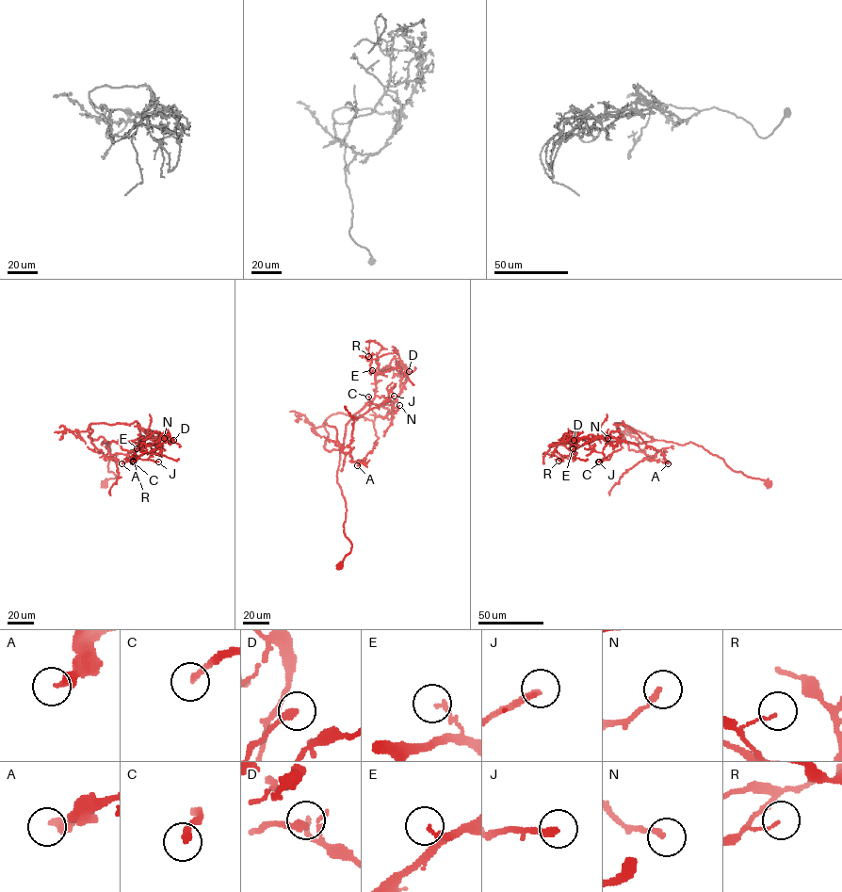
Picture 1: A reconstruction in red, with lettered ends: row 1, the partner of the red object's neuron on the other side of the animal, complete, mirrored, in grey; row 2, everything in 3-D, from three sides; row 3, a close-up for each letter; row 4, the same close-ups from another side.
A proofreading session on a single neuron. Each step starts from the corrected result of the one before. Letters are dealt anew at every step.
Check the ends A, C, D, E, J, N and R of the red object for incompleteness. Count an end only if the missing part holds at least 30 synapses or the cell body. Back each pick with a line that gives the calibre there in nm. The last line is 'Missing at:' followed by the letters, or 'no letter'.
C: 240 nm thick
J: 240 nm thick
Missing at: C, J

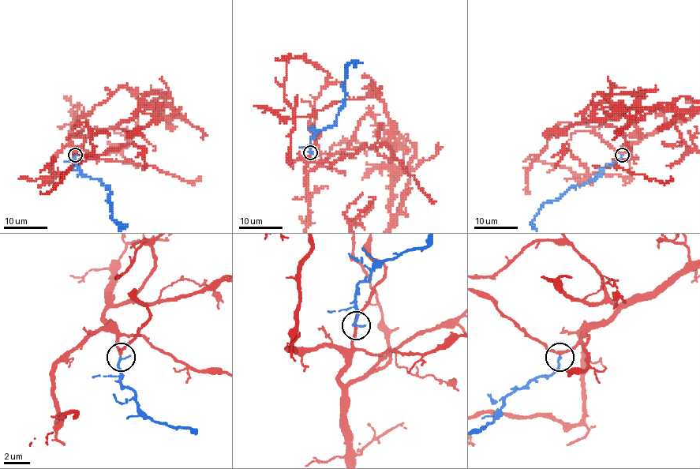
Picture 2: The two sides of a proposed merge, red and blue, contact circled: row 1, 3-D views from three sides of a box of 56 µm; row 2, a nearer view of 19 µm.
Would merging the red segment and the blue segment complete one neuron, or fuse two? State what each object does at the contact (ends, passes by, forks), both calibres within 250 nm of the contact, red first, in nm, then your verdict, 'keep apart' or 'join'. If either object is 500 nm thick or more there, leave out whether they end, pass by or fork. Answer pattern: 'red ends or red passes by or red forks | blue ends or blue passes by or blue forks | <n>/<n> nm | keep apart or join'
red passes by | blue ends | 200/180 nm | join

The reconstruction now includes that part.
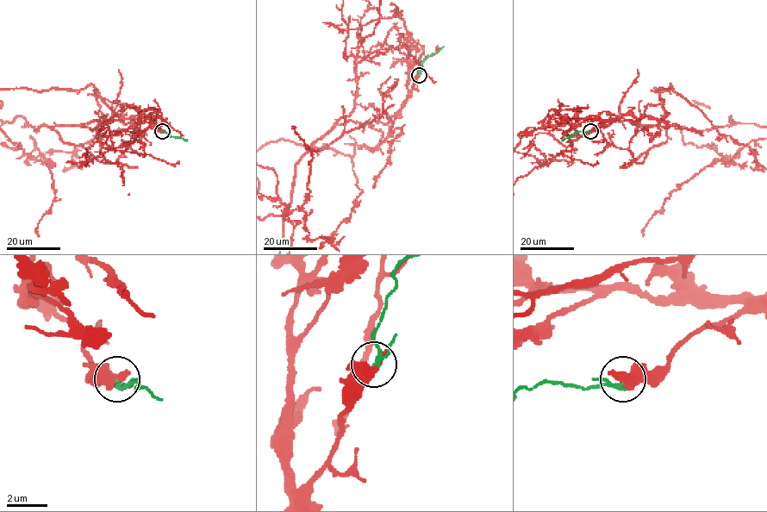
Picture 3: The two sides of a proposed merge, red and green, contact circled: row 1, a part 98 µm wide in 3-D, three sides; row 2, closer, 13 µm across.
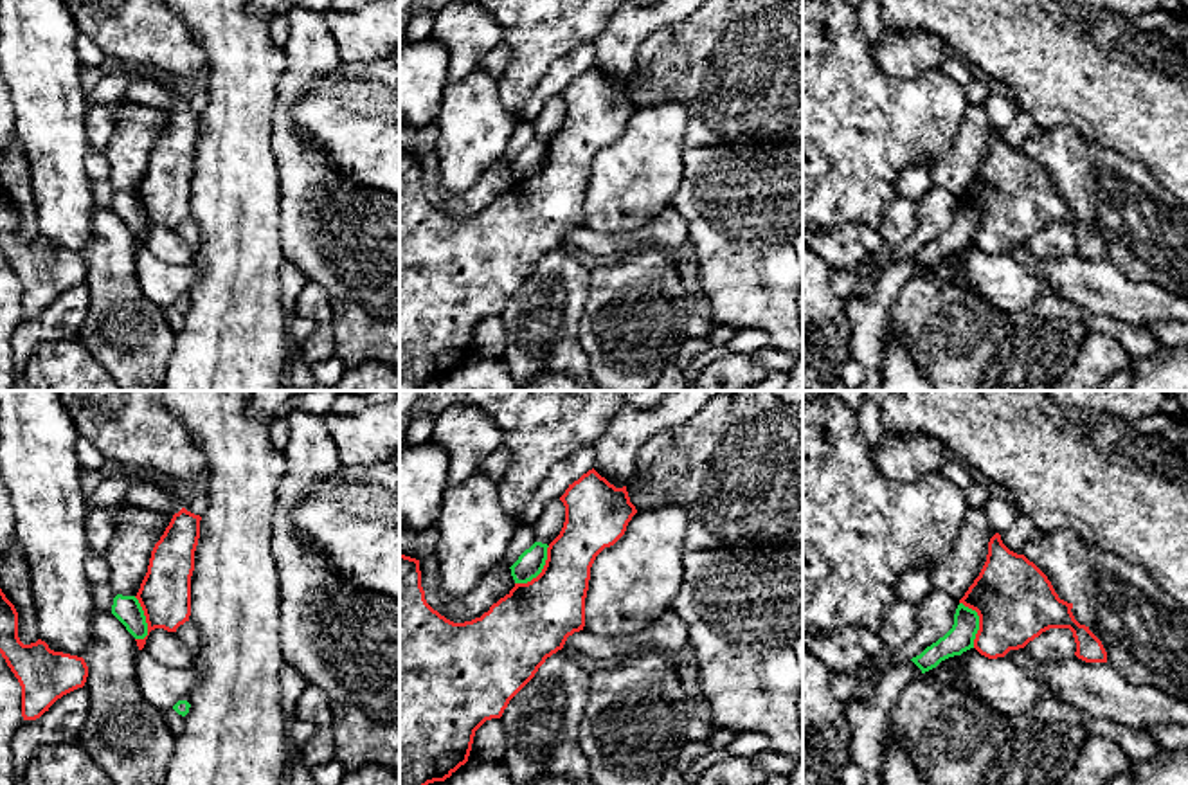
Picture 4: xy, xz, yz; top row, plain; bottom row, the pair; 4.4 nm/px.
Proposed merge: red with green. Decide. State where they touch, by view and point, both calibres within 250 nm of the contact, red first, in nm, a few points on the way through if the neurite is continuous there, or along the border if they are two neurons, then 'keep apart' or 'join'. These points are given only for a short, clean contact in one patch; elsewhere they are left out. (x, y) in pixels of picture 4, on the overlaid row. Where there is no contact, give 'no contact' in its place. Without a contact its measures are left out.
xz (542, 571) | 340/120 nm | along xz (549, 546), (544, 568), (530, 580), (515, 584) | keep apart

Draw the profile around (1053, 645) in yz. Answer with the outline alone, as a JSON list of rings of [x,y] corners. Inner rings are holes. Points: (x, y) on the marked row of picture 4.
[[[1049,628],[1030,641],[1024,652],[1039,664],[1053,664],[1073,657],[1076,643],[1069,628]]]

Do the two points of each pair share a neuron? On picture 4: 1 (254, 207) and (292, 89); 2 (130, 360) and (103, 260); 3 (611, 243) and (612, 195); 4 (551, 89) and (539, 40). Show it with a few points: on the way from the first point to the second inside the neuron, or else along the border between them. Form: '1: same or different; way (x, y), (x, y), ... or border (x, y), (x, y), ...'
1: different; border (274, 107), (272, 152), (281, 189)
2: same; way (121, 337), (121, 321), (112, 285)
3: different; border (652, 222), (612, 233), (594, 233), (584, 227)
4: different; border (580, 44), (549, 67), (522, 105)

